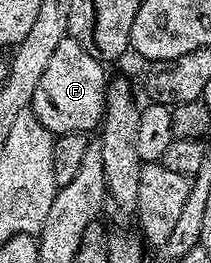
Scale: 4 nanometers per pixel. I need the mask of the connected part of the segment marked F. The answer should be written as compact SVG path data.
M71 36L59 40L55 56L51 56L51 64L47 64L47 72L43 72L39 88L35 88L31 109L39 124L55 136L96 131L104 116L107 83L107 75L101 66L104 66L102 59L91 56L91 52Z

